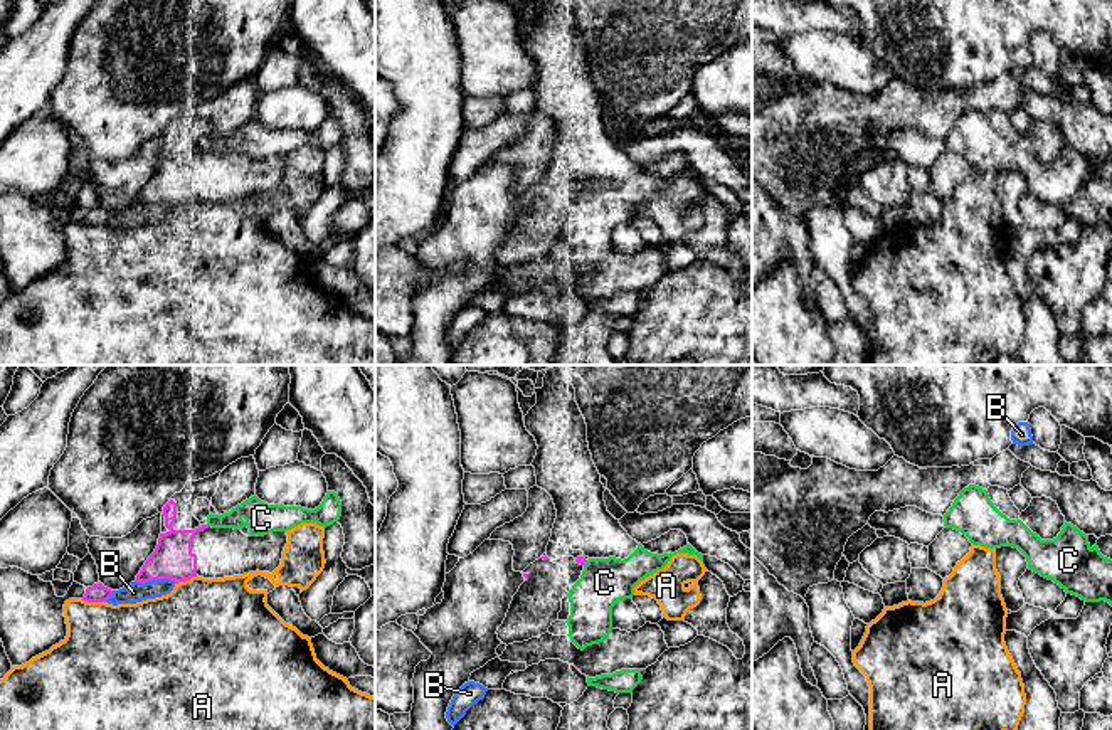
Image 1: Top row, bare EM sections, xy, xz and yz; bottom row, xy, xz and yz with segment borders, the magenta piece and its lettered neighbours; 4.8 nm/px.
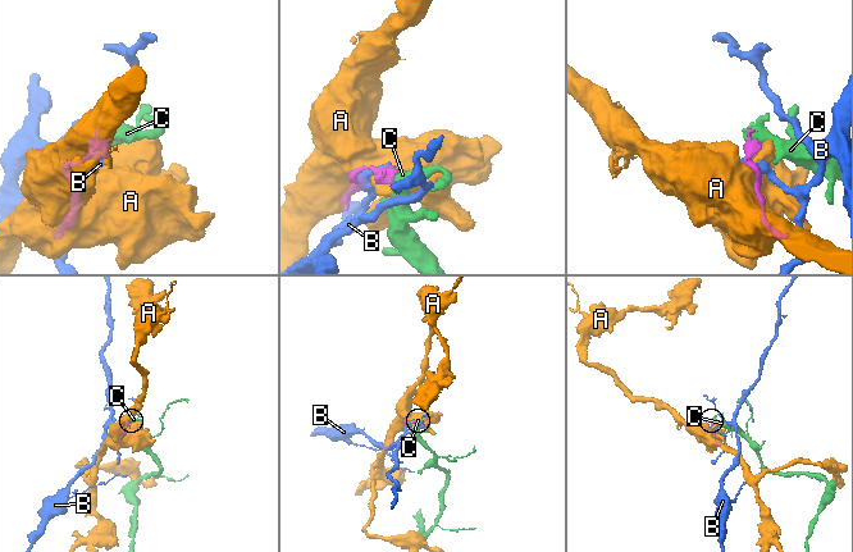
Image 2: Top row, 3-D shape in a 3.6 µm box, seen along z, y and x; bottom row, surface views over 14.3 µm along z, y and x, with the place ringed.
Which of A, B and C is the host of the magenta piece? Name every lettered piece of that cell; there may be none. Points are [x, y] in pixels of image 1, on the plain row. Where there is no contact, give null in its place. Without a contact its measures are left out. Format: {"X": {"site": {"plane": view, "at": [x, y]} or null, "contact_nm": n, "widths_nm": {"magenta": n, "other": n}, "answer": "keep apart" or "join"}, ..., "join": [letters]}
{"A": {"site": {"plane": "xy", "at": [93, 224]}, "contact_nm": 120, "widths_nm": {"magenta": 90, "other": 440}, "answer": "keep apart"}, "B": {"site": {"plane": "xy", "at": [155, 202]}, "contact_nm": 200, "widths_nm": {"magenta": 190, "other": 100}, "answer": "keep apart"}, "C": {"site": {"plane": "xz", "at": [586, 185]}, "contact_nm": 40, "widths_nm": {"magenta": 40, "other": 220}, "answer": "keep apart"}, "join": []}

